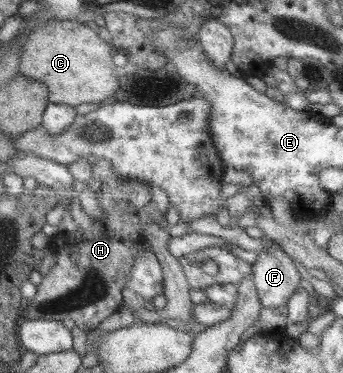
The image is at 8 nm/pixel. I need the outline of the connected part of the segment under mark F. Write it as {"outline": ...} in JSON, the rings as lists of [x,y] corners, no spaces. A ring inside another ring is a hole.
{"outline":[[[266,240],[265,253],[249,257],[252,282],[256,296],[265,308],[278,308],[300,287],[300,275],[292,259],[282,248]]]}

